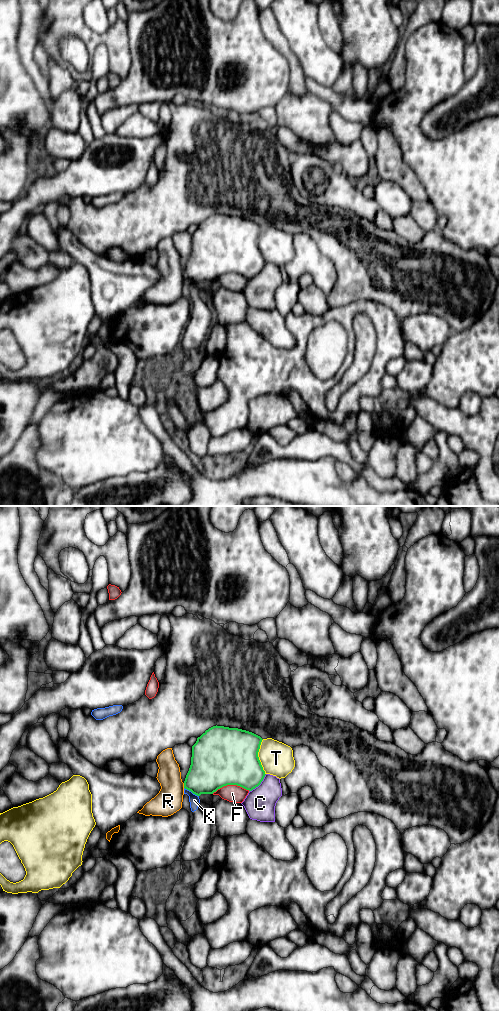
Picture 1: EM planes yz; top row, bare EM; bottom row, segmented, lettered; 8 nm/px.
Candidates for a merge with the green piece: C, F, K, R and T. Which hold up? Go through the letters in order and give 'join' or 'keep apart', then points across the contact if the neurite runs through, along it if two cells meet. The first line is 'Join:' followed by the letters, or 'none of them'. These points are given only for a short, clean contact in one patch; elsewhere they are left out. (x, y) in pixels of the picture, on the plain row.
Join: none of them
C: keep apart
F: keep apart
K: keep apart
R: keep apart
T: keep apart

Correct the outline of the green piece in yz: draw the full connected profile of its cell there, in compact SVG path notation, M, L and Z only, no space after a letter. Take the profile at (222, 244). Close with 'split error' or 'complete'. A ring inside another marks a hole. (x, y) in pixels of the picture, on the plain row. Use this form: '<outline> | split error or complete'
M213 214L206 218L192 234L192 245L189 259L184 269L184 276L193 282L213 282L227 273L237 273L252 279L265 265L265 259L258 245L262 226L252 220Z | complete

